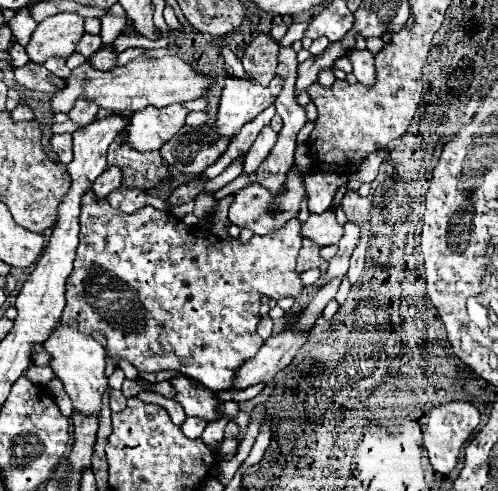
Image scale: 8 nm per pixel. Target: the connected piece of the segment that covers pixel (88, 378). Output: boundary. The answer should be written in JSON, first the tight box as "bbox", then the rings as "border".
{"bbox":[43,324,107,418],"border":[[[59,324],[59,328],[49,336],[49,340],[43,346],[51,354],[51,368],[57,374],[57,378],[61,378],[61,382],[65,384],[65,390],[69,398],[73,400],[73,408],[81,412],[83,416],[99,418],[101,398],[107,390],[107,376],[105,376],[107,352],[105,348],[91,336],[79,334],[75,324],[73,326]]]}

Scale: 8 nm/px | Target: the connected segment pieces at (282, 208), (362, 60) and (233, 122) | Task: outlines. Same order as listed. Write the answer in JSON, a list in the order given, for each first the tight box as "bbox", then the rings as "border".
[{"bbox":[229,164,307,236],"border":[[[293,164],[293,168],[291,168],[289,174],[287,174],[285,190],[283,190],[279,196],[267,192],[267,190],[265,190],[263,186],[259,186],[259,184],[249,184],[249,186],[241,188],[241,190],[235,194],[235,200],[233,200],[231,208],[229,208],[229,220],[231,220],[231,224],[235,224],[235,226],[239,226],[239,228],[249,228],[249,230],[253,230],[255,234],[265,236],[265,234],[273,232],[275,228],[281,228],[287,220],[297,218],[303,200],[307,200],[303,176],[301,176],[299,168]]]},{"bbox":[347,50,375,84],"border":[[[353,50],[347,54],[347,58],[353,62],[353,74],[361,84],[375,84],[375,58],[369,50]]]},{"bbox":[215,76,283,138],"border":[[[229,76],[221,92],[215,132],[219,132],[219,136],[233,138],[241,130],[241,126],[245,126],[275,102],[275,96],[279,96],[281,88],[283,82],[279,80],[279,76],[275,76],[269,86],[261,86],[251,78],[241,80]]]}]

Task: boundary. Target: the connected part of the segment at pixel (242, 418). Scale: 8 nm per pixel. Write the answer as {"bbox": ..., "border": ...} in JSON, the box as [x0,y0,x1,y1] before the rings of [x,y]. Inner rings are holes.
{"bbox":[227,410,251,442],"border":[[[239,410],[239,414],[237,414],[235,418],[231,418],[231,416],[227,416],[227,418],[229,418],[229,420],[233,420],[233,422],[239,426],[239,436],[237,436],[237,440],[241,442],[241,440],[245,438],[245,434],[247,434],[247,426],[249,426],[249,422],[251,422],[251,416]]]}

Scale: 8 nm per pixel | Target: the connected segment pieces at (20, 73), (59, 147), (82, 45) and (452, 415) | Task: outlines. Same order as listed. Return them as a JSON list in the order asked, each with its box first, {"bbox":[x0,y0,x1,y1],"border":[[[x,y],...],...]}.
[{"bbox":[15,64,65,94],"border":[[[27,64],[23,68],[15,68],[15,80],[23,88],[51,92],[51,94],[55,94],[65,84],[63,78],[47,72],[47,68],[43,64],[41,66],[39,64]]]},{"bbox":[51,134,73,164],"border":[[[55,134],[51,138],[51,146],[59,154],[63,164],[71,162],[71,156],[73,156],[73,152],[71,152],[71,134]]]},{"bbox":[77,34,101,58],"border":[[[85,34],[77,44],[77,52],[83,54],[85,58],[93,56],[99,48],[101,48],[101,36],[93,36],[93,34]]]},{"bbox":[425,402,481,474],"border":[[[449,402],[449,404],[443,404],[435,410],[431,410],[431,414],[427,418],[427,426],[425,426],[425,448],[429,452],[429,460],[431,460],[431,466],[435,472],[441,472],[441,474],[453,472],[463,444],[475,432],[475,428],[479,426],[479,420],[481,420],[479,410],[469,402]]]}]

